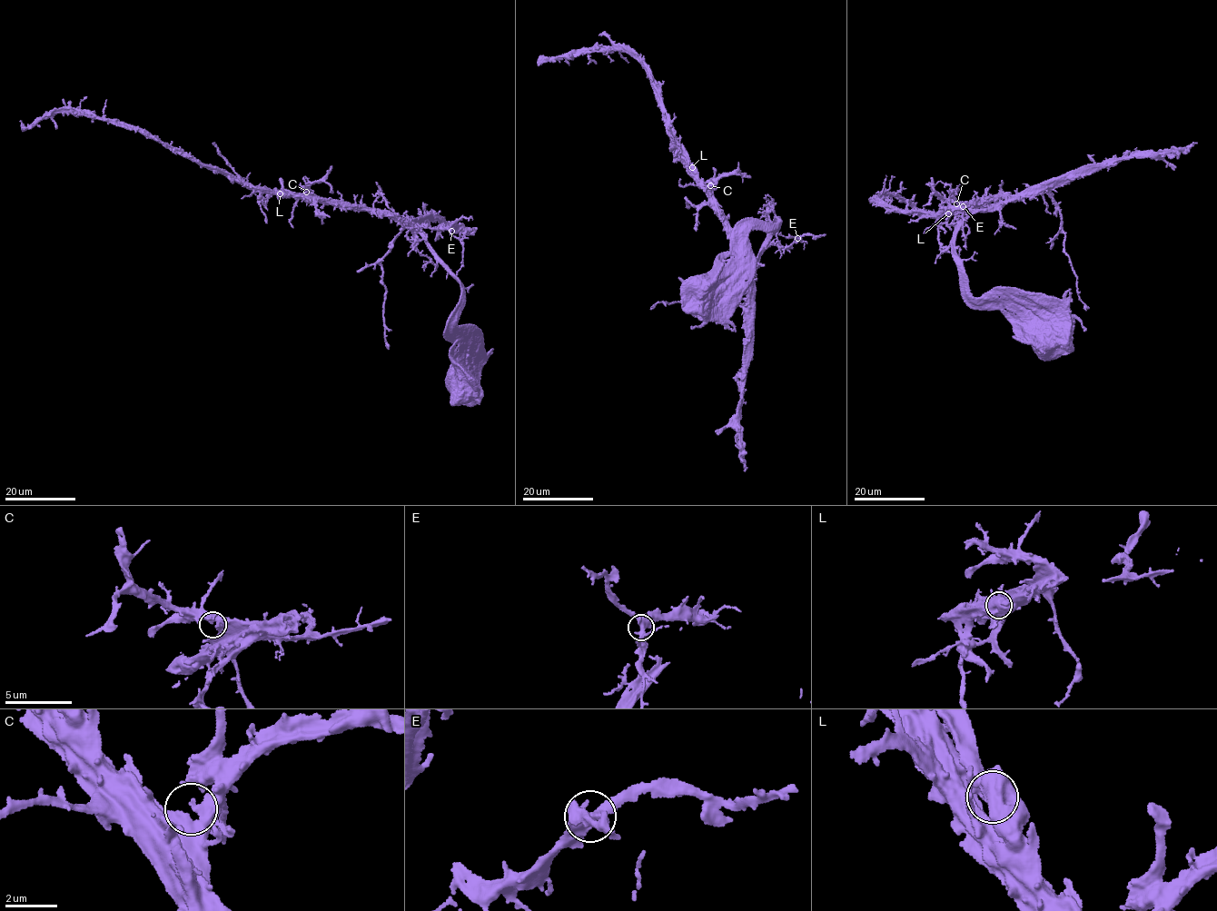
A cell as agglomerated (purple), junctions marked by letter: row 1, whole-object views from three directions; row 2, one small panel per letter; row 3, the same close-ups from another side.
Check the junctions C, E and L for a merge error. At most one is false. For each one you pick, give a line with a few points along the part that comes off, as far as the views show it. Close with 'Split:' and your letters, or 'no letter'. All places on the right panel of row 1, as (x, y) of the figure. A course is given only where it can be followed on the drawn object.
L: foreign part runs (948, 213), (941, 217), (938, 229), (941, 247)
Split: L

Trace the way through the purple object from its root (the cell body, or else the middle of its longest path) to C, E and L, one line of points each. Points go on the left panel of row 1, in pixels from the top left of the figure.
C: (460, 382), (461, 336), (454, 331), (460, 281), (410, 224), (394, 216), (331, 204), (306, 192)
E: (460, 382), (461, 336), (454, 331), (461, 282), (417, 230), (451, 231)
L: (460, 382), (461, 336), (454, 331), (461, 282), (419, 232), (394, 216), (280, 193)

